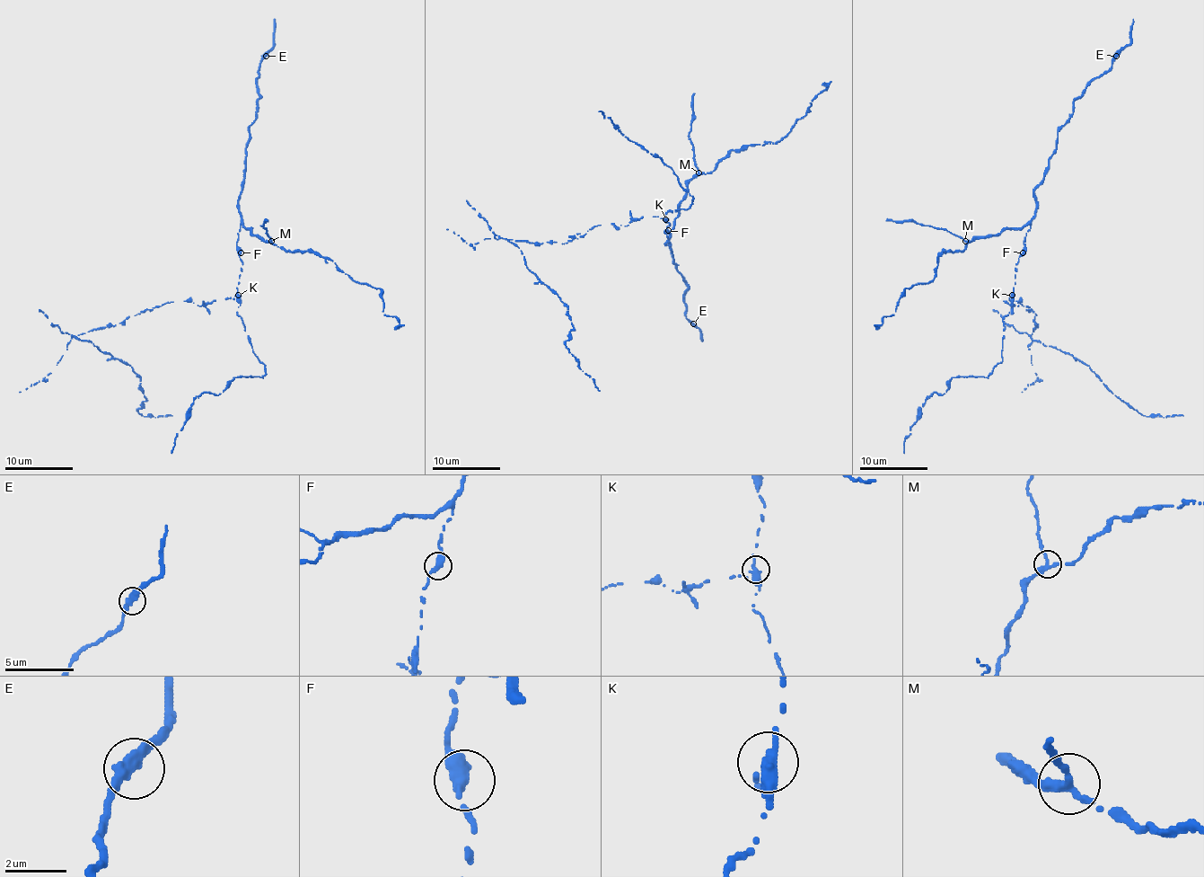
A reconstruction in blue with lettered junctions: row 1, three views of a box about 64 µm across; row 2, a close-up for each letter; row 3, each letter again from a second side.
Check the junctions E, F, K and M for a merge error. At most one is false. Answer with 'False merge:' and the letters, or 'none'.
False merge: K

